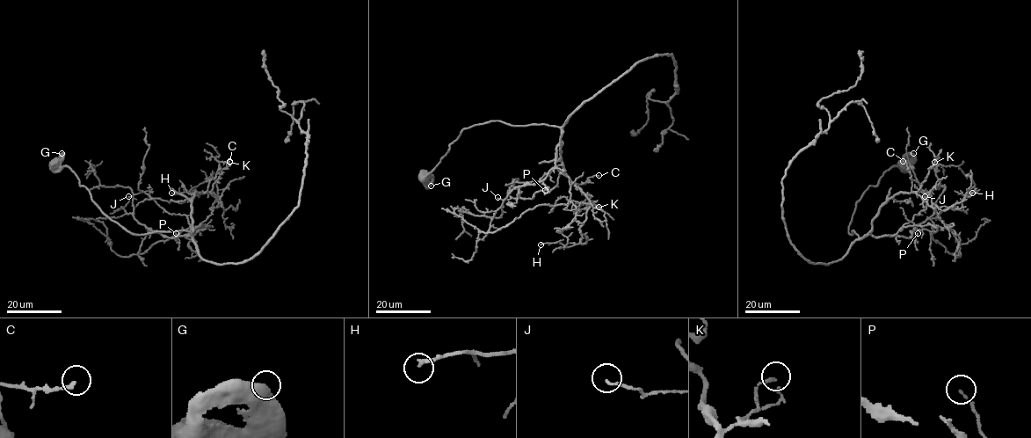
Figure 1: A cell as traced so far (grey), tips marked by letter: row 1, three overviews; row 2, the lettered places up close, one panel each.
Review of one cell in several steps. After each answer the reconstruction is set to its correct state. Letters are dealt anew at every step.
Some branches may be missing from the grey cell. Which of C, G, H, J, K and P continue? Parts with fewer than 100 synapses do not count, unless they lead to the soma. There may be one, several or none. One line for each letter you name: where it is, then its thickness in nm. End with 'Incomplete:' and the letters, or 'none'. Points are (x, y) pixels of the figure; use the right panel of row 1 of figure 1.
Incomplete: none

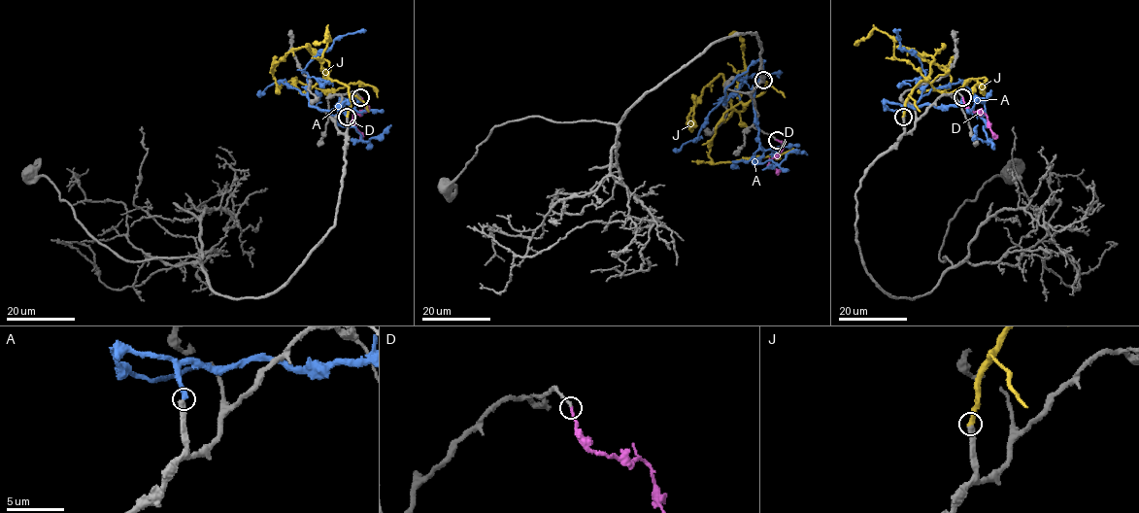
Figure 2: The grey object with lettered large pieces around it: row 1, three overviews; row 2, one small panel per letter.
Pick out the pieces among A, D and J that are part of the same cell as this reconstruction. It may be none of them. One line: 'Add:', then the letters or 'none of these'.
Add: D, J

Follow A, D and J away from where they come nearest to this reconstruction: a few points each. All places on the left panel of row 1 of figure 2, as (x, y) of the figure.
A: (347, 117), (345, 101), (331, 110), (310, 105), (305, 69), (333, 42), (349, 33), (366, 30)
D: (360, 97), (367, 110), (353, 114), (352, 124), (367, 136)
J: (347, 117), (349, 88), (333, 81), (326, 61), (305, 47), (291, 49), (273, 65), (279, 89), (275, 92)

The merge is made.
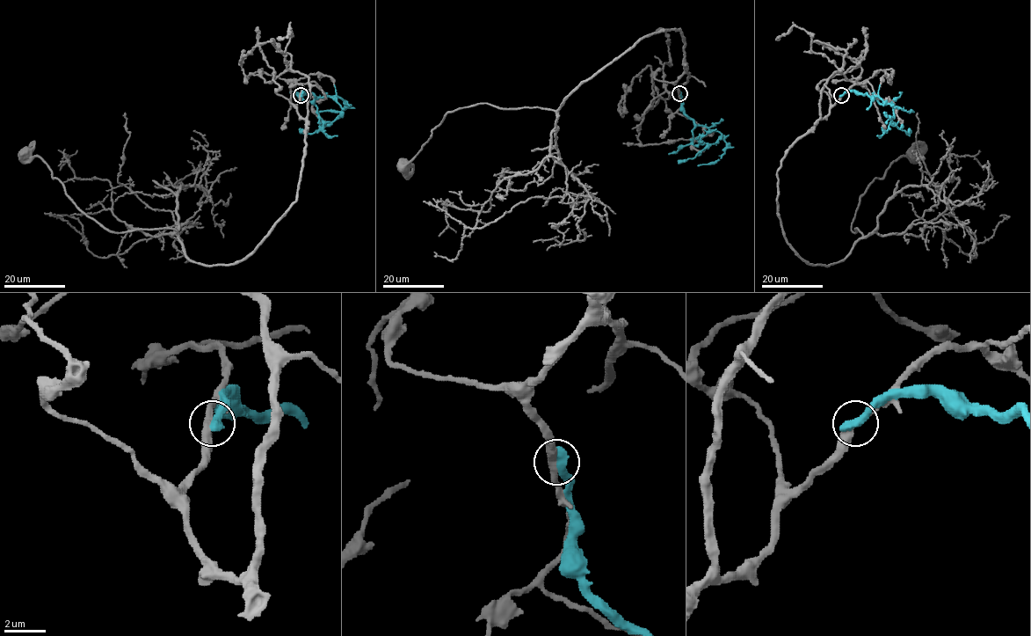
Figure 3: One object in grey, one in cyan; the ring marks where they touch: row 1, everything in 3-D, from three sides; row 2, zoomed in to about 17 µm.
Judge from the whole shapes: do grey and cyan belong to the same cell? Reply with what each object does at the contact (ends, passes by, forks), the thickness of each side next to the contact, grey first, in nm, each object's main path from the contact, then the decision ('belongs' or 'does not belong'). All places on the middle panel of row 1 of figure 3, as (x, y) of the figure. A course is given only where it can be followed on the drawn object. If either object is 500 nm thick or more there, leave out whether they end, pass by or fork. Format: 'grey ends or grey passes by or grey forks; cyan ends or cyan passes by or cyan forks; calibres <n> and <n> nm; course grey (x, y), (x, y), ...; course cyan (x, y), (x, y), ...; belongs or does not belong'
calibres 400 and 550 nm; course grey (679, 94), (685, 40), (679, 29), (664, 29), (584, 81), (557, 114), (486, 103), (449, 112), (404, 164); course cyan (679, 94), (682, 109), (693, 122), (693, 145), (708, 144), (692, 158), (678, 161); does not belong

